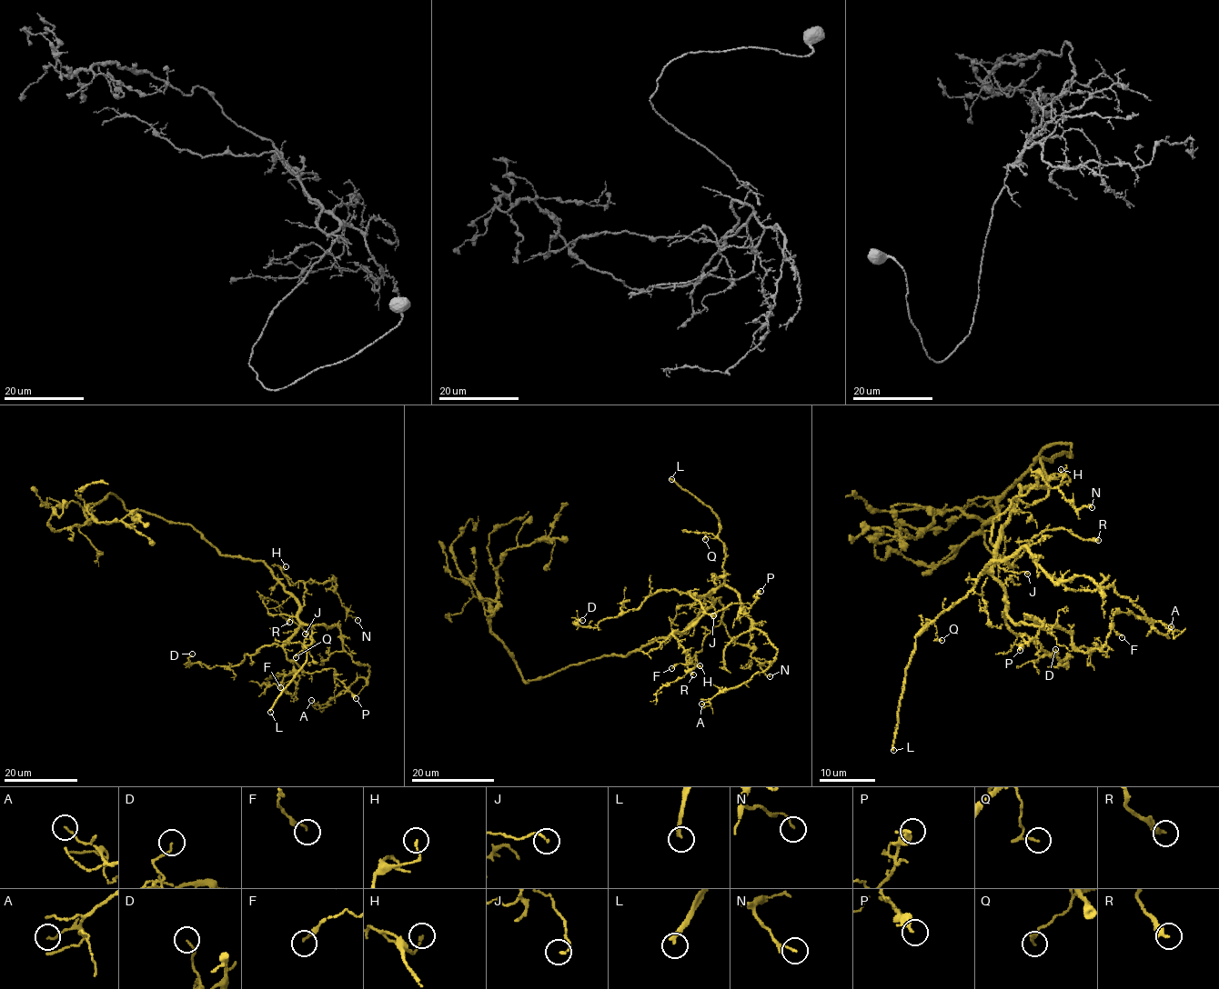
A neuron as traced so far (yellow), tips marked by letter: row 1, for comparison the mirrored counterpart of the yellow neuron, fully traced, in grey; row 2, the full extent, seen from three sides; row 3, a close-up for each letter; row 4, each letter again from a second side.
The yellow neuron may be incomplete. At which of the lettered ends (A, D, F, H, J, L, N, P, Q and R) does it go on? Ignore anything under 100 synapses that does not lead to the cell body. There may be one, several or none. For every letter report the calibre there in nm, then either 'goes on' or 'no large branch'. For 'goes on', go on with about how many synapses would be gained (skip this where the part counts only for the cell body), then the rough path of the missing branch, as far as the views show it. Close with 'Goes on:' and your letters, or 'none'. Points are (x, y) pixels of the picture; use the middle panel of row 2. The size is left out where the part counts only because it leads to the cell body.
A: 100 nm | no large branch
D: 110 nm | no large branch
F: 120 nm | no large branch
H: 120 nm | no large branch
J: 120 nm | no large branch
L: 190 nm | goes on
N: 90 nm | no large branch
P: 300 nm | no large branch
Q: 80 nm | no large branch
R: 320 nm | no large branch
Goes on: L

